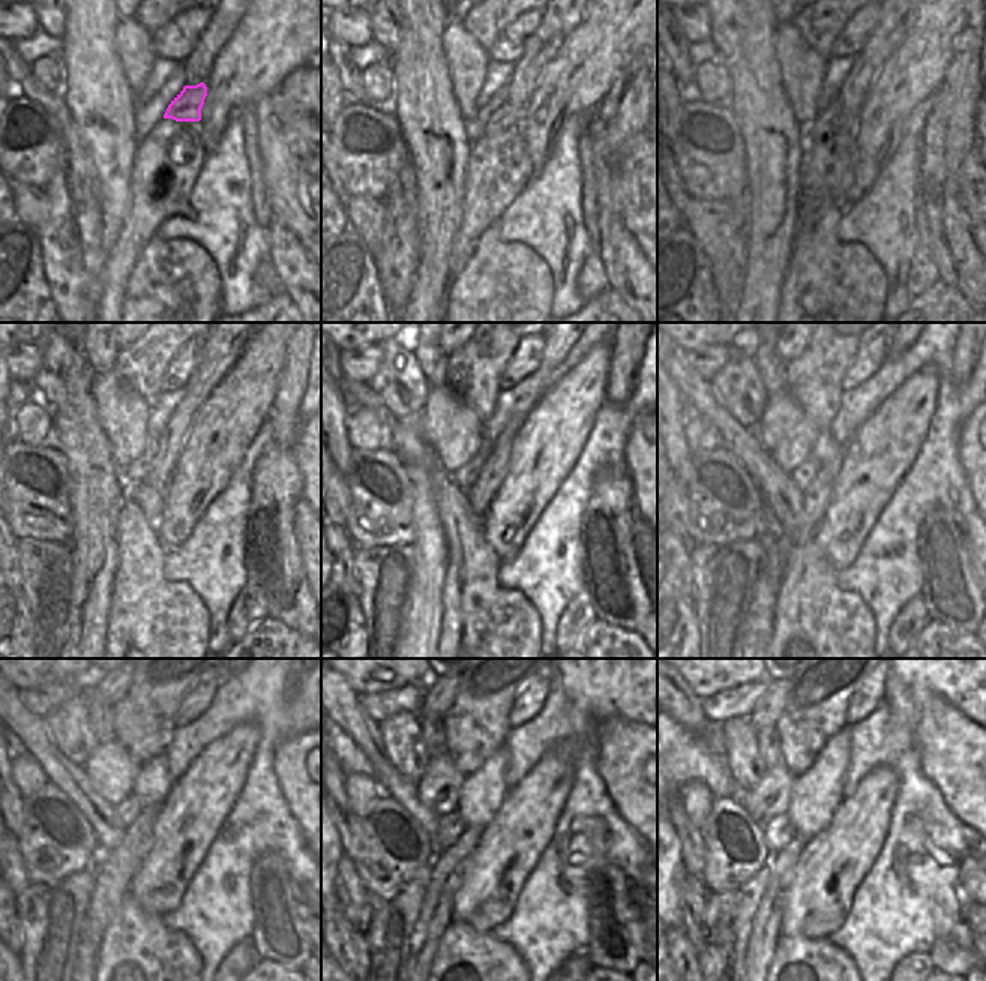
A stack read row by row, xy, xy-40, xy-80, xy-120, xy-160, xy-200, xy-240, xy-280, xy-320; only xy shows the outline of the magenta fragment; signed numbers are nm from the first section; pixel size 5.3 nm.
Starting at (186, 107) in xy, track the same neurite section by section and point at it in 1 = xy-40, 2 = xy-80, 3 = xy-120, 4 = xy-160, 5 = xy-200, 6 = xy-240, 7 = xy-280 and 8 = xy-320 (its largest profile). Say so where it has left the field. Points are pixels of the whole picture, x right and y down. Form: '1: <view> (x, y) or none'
1: xy-40 (506, 116)
2: xy-80 (830, 120)
3: xy-120 (137, 471)
4: xy-160 (465, 476)
5: xy-200 (803, 474)
6: xy-240 (128, 810)
7: xy-280 (450, 827)
8: xy-320 (778, 833)

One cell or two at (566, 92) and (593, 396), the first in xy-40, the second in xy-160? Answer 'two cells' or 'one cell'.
one cell

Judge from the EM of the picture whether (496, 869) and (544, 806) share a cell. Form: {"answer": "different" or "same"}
{"answer": "same"}

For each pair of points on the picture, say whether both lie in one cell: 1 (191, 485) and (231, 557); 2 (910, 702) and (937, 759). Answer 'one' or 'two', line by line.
1: two
2: one

